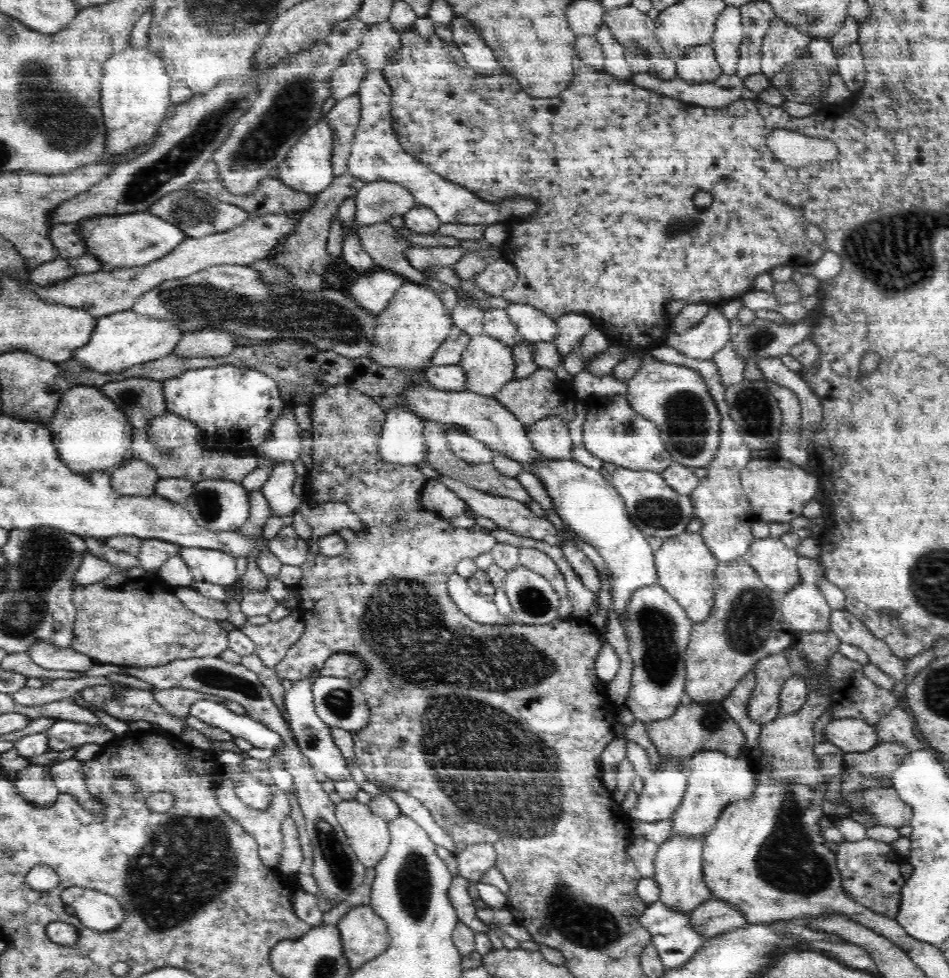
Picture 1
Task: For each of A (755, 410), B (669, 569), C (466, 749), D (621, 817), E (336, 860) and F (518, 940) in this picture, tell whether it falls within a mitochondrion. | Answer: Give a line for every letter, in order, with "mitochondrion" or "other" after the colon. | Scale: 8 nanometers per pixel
A: mitochondrion
B: other
C: mitochondrion
D: other
E: mitochondrion
F: other

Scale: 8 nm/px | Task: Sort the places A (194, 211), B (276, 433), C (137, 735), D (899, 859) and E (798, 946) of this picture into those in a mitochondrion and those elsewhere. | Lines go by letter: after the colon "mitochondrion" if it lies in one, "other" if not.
A: mitochondrion
B: other
C: other
D: other
E: other

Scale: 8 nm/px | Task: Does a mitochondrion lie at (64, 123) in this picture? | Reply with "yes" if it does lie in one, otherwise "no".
yes

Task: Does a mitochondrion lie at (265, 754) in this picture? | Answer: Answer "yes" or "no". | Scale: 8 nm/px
no

